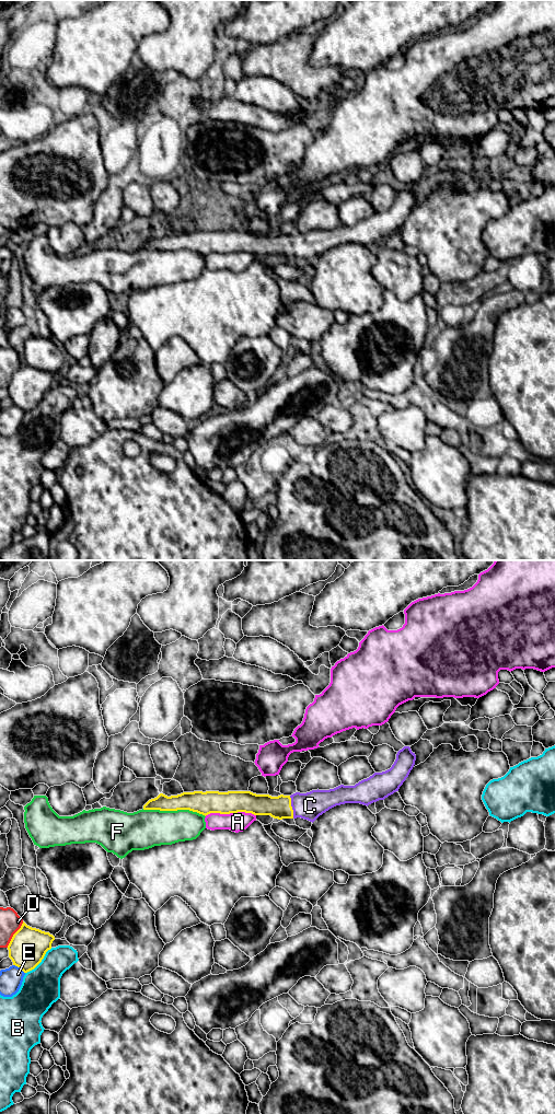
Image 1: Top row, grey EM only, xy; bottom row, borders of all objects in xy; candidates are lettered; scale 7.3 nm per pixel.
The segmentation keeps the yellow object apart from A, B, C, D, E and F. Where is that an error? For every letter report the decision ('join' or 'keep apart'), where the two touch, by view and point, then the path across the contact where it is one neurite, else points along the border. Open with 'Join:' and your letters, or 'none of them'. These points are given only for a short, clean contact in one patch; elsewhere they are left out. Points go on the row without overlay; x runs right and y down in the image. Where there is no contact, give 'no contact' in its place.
Join: C
A: keep apart | xy (230, 252) | along xy (255, 254), (230, 252), (208, 253), (205, 255)
B: keep apart | xy (39, 402) | along xy (51, 387), (33, 408), (25, 413)
C: join | xy (291, 246) | across xy (279, 246), (291, 246), (310, 245)
D: keep apart | xy (13, 374)
E: keep apart | xy (19, 406)
F: keep apart | xy (174, 250)

